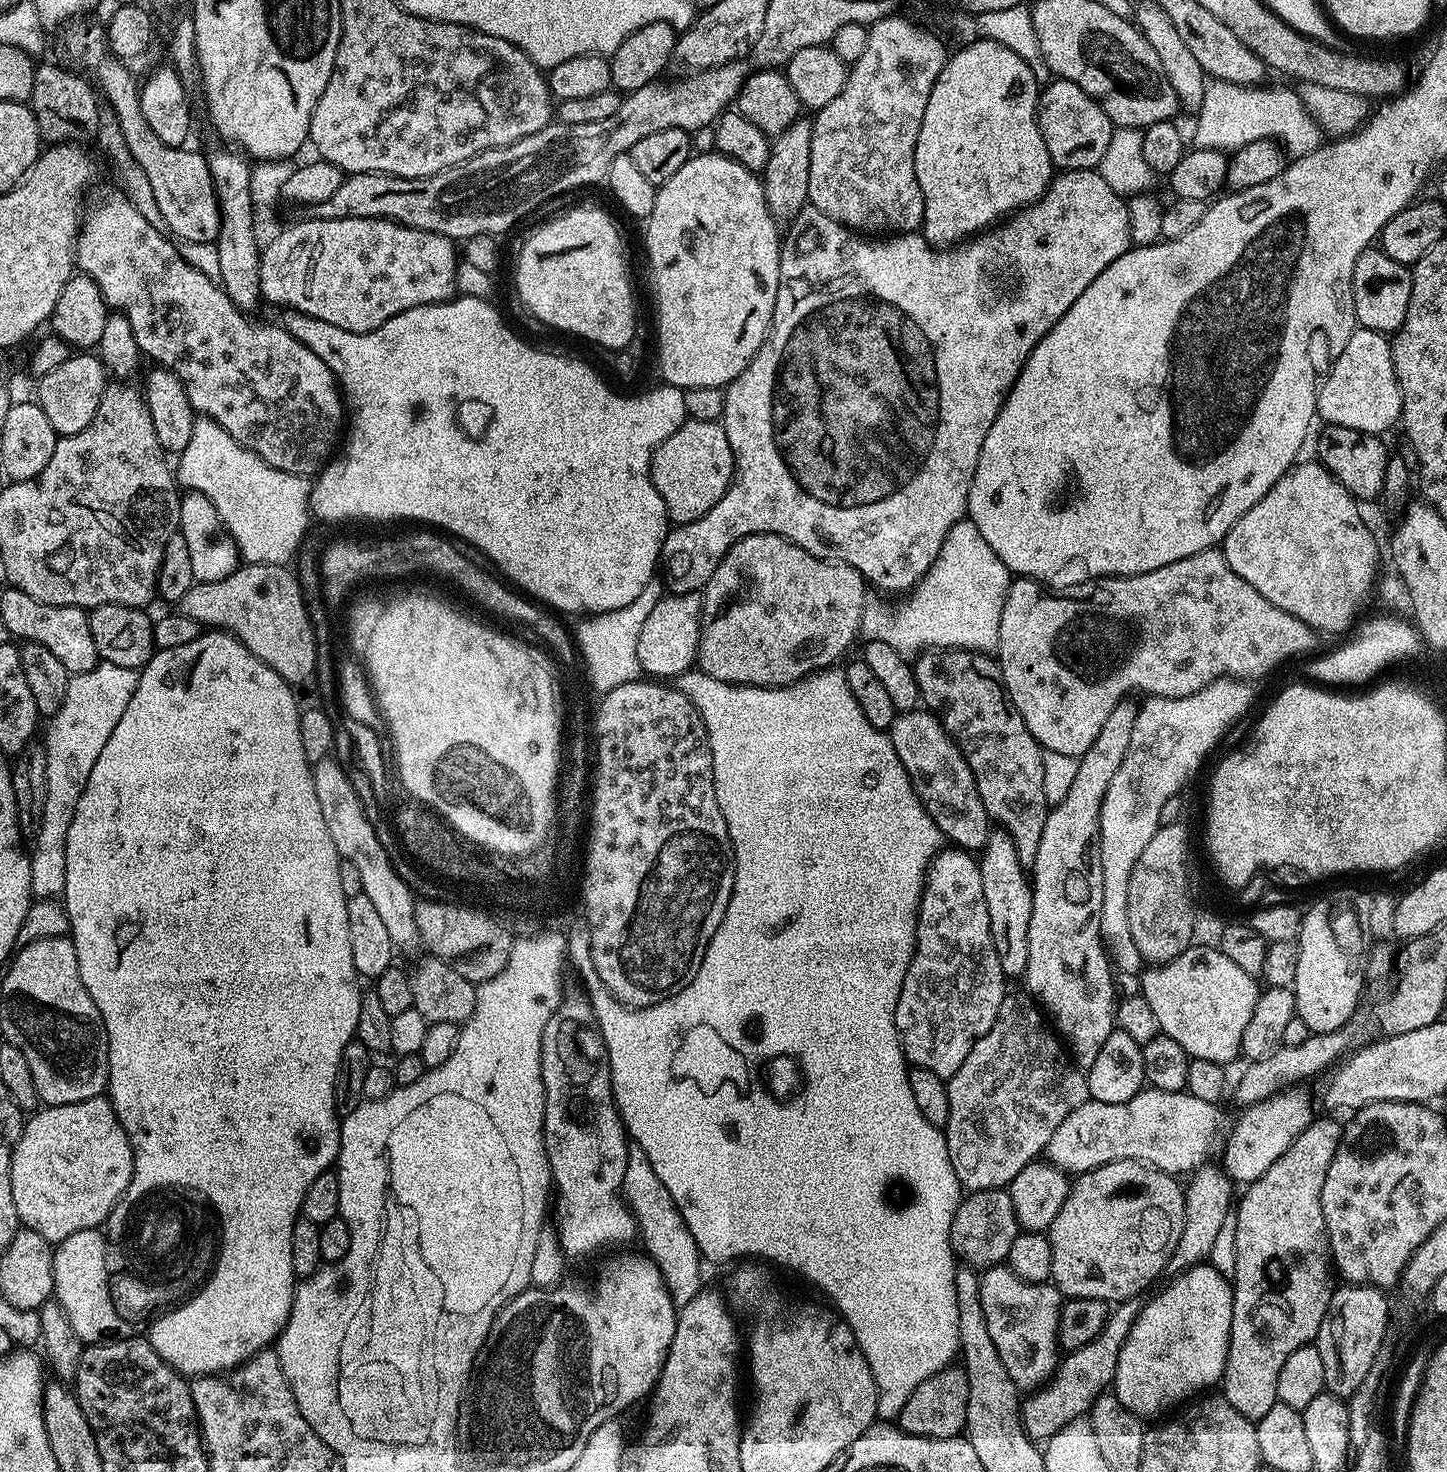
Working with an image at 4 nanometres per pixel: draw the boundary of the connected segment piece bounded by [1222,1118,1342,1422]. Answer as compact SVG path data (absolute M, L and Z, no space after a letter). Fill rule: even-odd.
M1313 1119L1308 1129L1302 1134L1298 1134L1298 1138L1286 1150L1286 1154L1282 1154L1282 1158L1278 1158L1278 1162L1274 1162L1274 1166L1270 1166L1270 1170L1266 1170L1266 1174L1262 1174L1262 1178L1258 1178L1254 1183L1243 1189L1244 1197L1241 1200L1239 1197L1234 1208L1237 1216L1237 1237L1234 1243L1237 1262L1234 1265L1234 1274L1230 1279L1233 1294L1233 1324L1230 1330L1228 1364L1225 1366L1222 1379L1222 1387L1224 1386L1222 1395L1225 1400L1230 1402L1230 1406L1234 1406L1234 1410L1238 1410L1238 1414L1242 1414L1253 1422L1260 1420L1270 1411L1270 1406L1277 1404L1278 1370L1282 1370L1286 1358L1290 1358L1290 1354L1294 1354L1294 1350L1315 1341L1318 1330L1322 1326L1322 1318L1326 1318L1326 1310L1330 1306L1330 1298L1334 1291L1334 1283L1332 1284L1334 1265L1332 1263L1332 1253L1328 1251L1328 1231L1326 1230L1320 1199L1322 1198L1322 1182L1326 1182L1326 1170L1330 1170L1330 1162L1338 1150L1341 1135L1341 1121Z

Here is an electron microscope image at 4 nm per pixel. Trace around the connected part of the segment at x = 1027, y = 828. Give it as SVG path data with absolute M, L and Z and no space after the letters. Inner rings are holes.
M942 648L923 651L915 657L912 669L920 687L923 707L938 710L940 722L956 743L974 774L978 794L989 817L1007 832L1018 850L1018 858L1030 866L1038 858L1042 826L1050 805L1044 789L1042 758L1045 749L1026 730L1018 706L1006 690L1002 670L995 659L983 651Z

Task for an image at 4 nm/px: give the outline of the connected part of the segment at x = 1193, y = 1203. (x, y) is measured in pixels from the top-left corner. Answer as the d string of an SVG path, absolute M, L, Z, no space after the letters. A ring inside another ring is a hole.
M1215 1163L1203 1164L1201 1168L1191 1173L1189 1184L1184 1188L1184 1221L1182 1222L1182 1238L1178 1238L1178 1246L1174 1246L1172 1255L1168 1258L1167 1271L1179 1274L1197 1264L1203 1264L1209 1259L1217 1238L1218 1230L1225 1221L1230 1207L1233 1205L1232 1188L1234 1181L1223 1167Z

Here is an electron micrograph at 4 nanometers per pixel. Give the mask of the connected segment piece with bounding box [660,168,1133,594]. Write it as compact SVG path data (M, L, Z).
M1090 168L1074 170L1073 172L1064 170L1059 174L1053 175L1052 183L1049 184L1048 189L1044 191L1040 199L1028 205L1027 208L1020 209L1019 212L1013 212L1003 222L997 223L995 226L955 246L949 247L947 250L941 250L939 247L929 244L927 238L919 231L892 234L887 238L865 238L863 235L845 228L843 224L839 224L834 218L822 214L822 210L805 206L794 218L794 222L787 225L786 235L783 237L780 245L778 298L774 298L774 314L768 327L768 336L762 342L760 349L754 354L752 361L746 366L746 370L742 370L742 374L738 374L738 378L731 380L724 388L724 415L722 423L726 430L726 438L730 442L730 450L736 459L736 471L732 473L732 484L726 490L726 494L722 494L722 498L718 498L716 505L706 514L702 514L702 518L698 518L689 524L675 525L669 531L668 537L664 539L664 545L660 551L660 564L662 565L662 579L667 591L672 594L677 592L700 592L704 585L707 584L708 579L714 574L714 570L718 570L718 562L724 557L726 550L730 550L730 546L734 546L734 542L738 542L747 536L753 536L755 532L769 532L770 534L778 534L790 542L802 546L802 550L814 554L819 560L831 560L854 566L854 570L861 572L865 581L871 587L873 584L874 587L881 588L884 592L911 593L938 558L946 534L950 534L950 530L956 523L965 519L968 511L970 482L974 478L974 470L978 466L978 454L982 450L982 442L986 442L986 434L990 430L994 418L1000 412L1000 407L1004 404L1008 392L1014 386L1018 374L1023 370L1024 363L1028 361L1028 355L1032 353L1034 346L1038 346L1040 339L1060 321L1062 314L1066 314L1066 310L1070 310L1070 306L1074 306L1074 302L1078 302L1078 298L1082 298L1082 290L1086 290L1086 286L1090 286L1090 282L1094 282L1094 278L1098 278L1098 274L1102 274L1102 270L1106 270L1106 266L1110 266L1110 262L1114 262L1120 255L1128 251L1132 243L1131 219L1128 217L1128 205L1125 197L1119 196L1114 190L1110 190L1110 186L1106 186L1106 178L1102 178L1099 171Z

